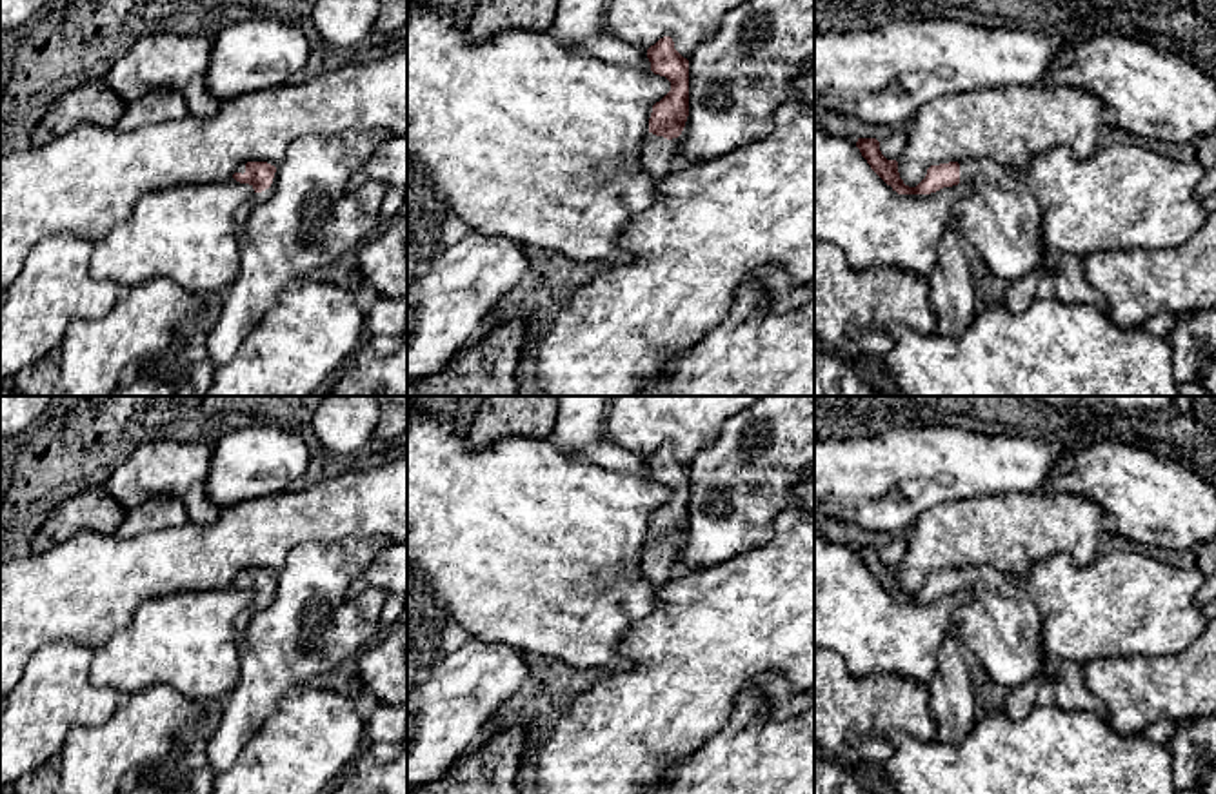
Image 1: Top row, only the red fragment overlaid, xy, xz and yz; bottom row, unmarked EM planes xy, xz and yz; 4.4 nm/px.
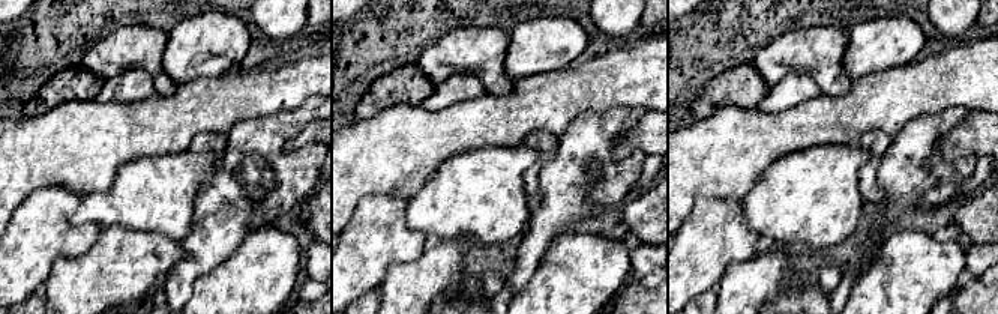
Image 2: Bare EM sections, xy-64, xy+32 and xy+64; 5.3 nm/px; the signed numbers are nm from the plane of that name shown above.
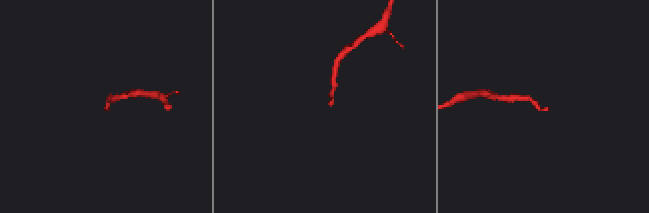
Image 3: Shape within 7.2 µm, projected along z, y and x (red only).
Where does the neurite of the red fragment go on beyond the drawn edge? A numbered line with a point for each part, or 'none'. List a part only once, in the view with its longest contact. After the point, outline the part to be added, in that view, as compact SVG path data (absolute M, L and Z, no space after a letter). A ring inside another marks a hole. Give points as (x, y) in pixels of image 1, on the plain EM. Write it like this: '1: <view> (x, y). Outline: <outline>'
1: xz (657, 565). Outline: M653 540L645 541L642 574L663 587L671 580L673 561L678 554L678 545L667 547Z

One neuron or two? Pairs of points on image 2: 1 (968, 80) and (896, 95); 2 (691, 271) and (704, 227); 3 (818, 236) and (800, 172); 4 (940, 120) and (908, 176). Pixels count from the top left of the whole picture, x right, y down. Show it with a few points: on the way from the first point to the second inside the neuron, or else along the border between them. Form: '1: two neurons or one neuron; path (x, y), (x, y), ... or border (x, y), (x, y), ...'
1: one neuron; path (950, 80), (914, 89)
2: one neuron; path (697, 260), (704, 247), (704, 238)
3: one neuron; path (817, 220), (817, 206), (800, 188)
4: one neuron; path (926, 134), (916, 144), (914, 163)

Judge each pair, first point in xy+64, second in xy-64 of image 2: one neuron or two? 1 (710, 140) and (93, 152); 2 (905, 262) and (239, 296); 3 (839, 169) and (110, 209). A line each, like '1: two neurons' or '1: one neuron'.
1: one neuron
2: one neuron
3: one neuron

